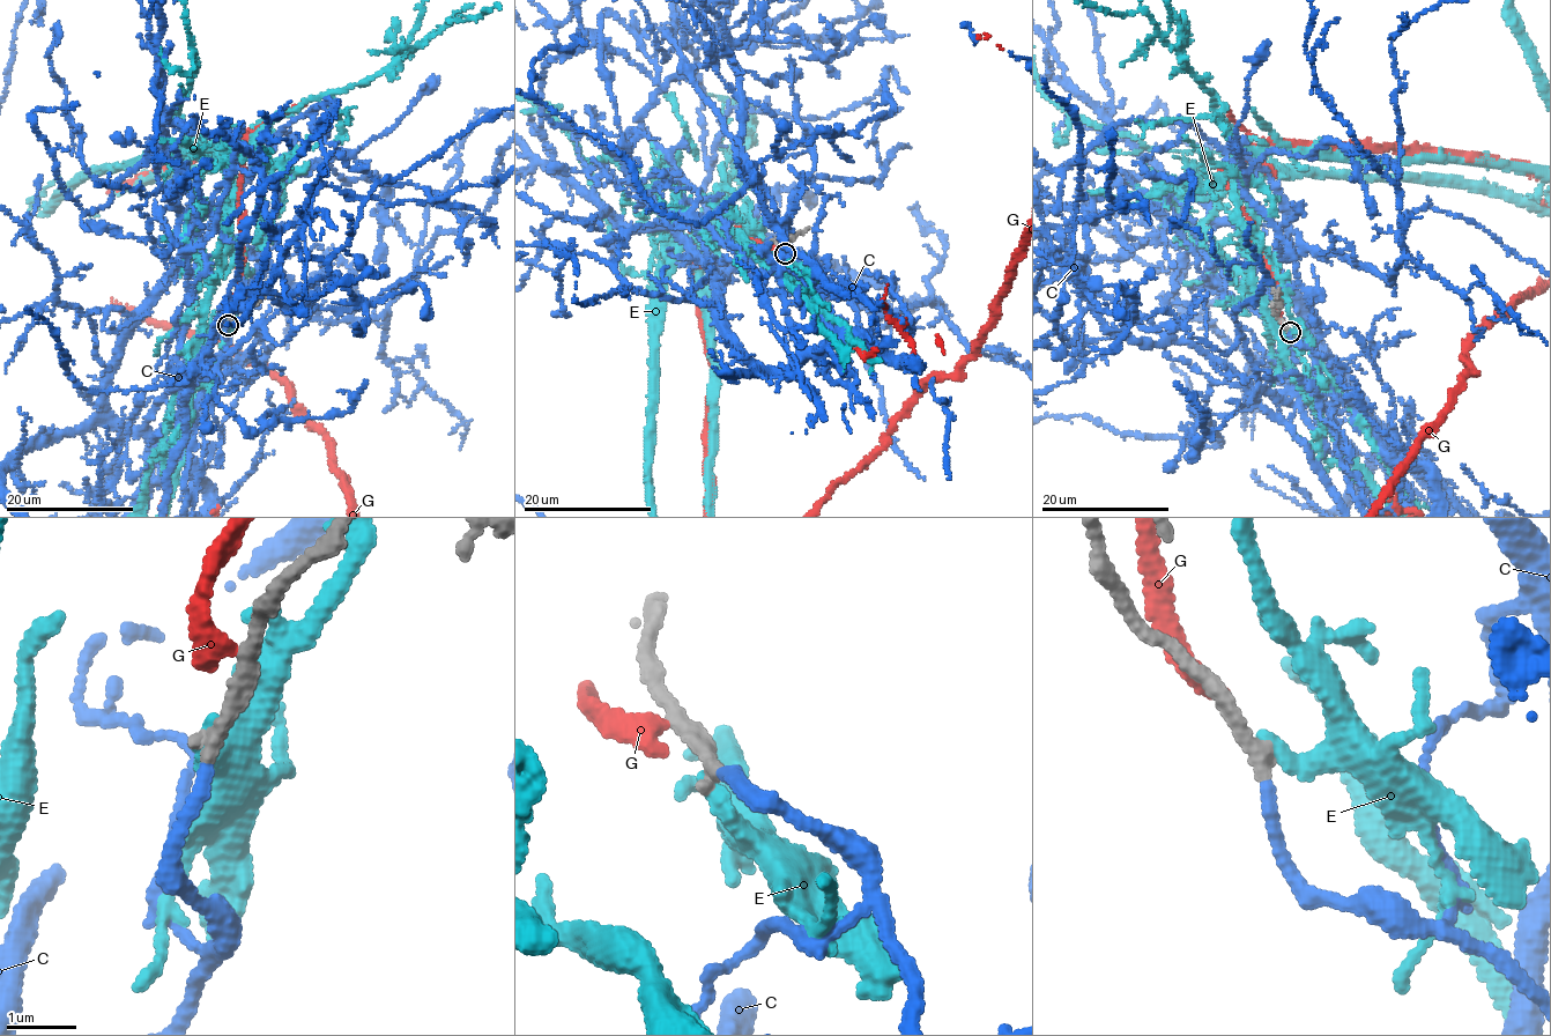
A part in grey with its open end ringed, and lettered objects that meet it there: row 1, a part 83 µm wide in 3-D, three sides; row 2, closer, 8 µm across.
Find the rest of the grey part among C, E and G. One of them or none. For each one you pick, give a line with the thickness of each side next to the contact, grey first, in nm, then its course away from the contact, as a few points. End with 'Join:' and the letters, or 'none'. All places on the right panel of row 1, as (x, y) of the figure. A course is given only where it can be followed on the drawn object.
C: calibres 240 and 170 nm
Join: C

